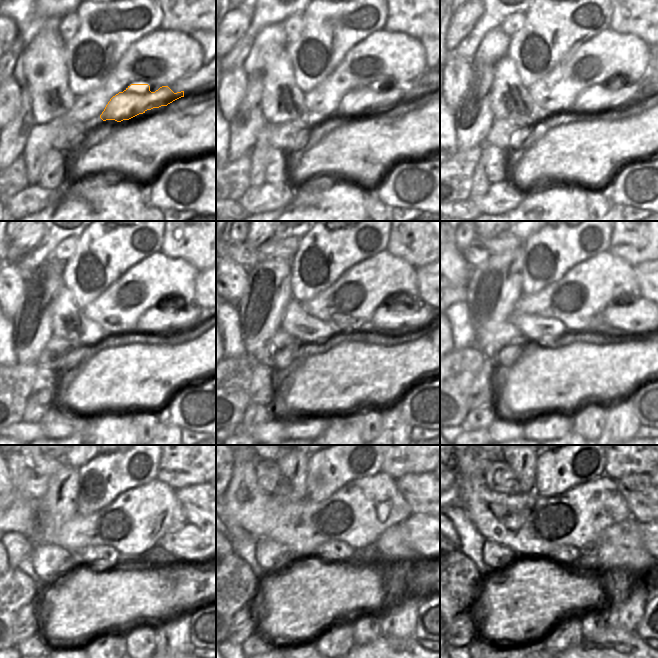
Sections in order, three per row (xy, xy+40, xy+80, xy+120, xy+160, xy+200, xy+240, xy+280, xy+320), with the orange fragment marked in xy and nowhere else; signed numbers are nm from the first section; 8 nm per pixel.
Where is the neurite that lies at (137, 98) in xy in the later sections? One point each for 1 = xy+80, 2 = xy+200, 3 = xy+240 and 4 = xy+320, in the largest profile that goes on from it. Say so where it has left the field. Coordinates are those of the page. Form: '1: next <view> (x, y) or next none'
1: next xy+80 (605, 96)
2: next xy+200 (641, 318)
3: next xy+240 (190, 543)
4: next xy+320 (643, 525)

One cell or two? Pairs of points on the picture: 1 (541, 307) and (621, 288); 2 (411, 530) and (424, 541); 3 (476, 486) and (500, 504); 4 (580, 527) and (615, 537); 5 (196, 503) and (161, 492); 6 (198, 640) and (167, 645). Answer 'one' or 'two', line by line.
1: one
2: one
3: one
4: two
5: two
6: two

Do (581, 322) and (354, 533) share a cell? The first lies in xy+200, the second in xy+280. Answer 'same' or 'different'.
same

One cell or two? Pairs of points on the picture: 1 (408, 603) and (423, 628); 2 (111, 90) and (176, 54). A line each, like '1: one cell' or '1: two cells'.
1: two cells
2: one cell

